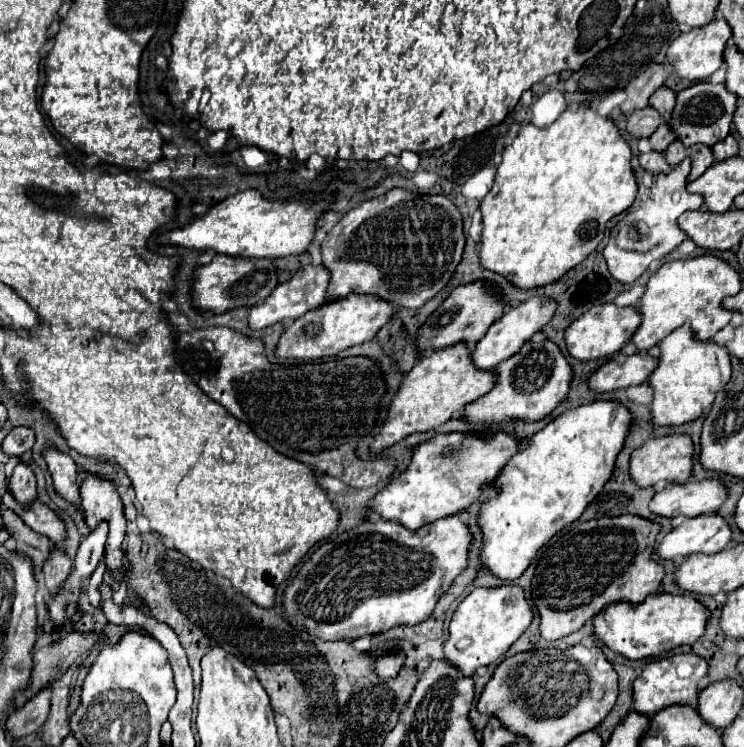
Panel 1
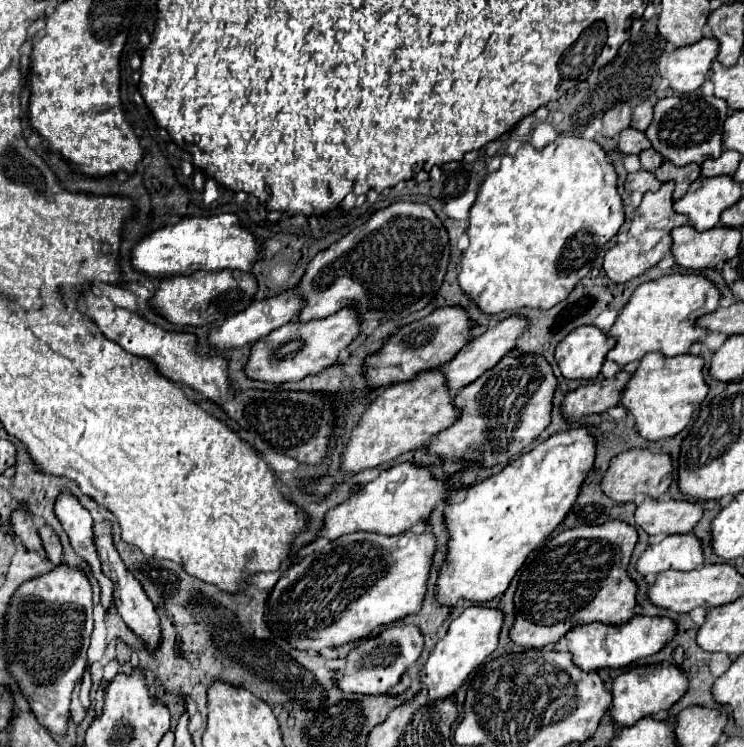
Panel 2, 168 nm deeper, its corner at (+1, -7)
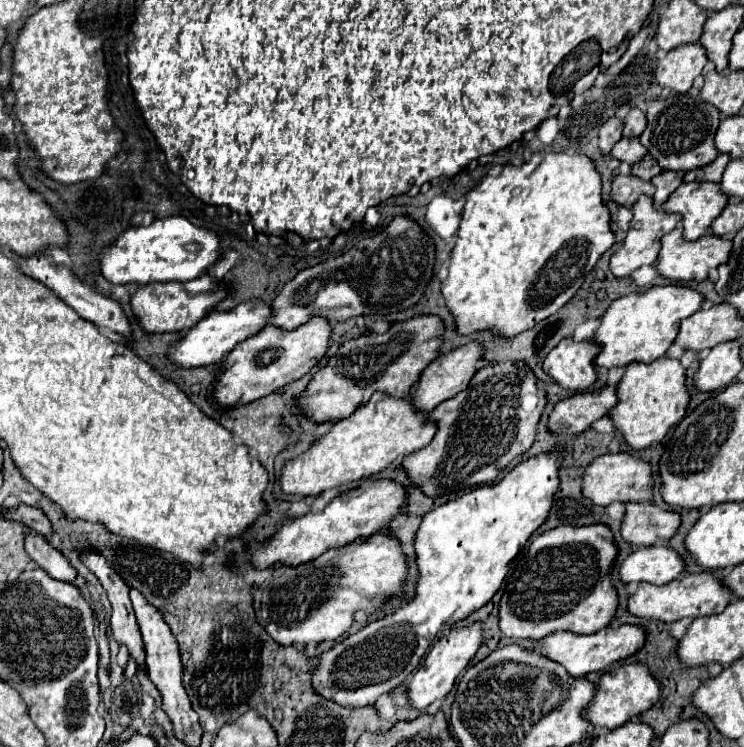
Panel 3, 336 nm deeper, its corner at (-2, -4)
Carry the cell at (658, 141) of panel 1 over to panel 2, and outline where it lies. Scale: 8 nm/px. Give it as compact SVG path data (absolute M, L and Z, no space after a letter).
M649 148L649 150L641 152L641 154L639 154L639 158L641 158L641 166L643 166L645 170L651 170L651 172L655 172L655 170L663 164L661 156L657 156L657 152L653 152L653 148Z

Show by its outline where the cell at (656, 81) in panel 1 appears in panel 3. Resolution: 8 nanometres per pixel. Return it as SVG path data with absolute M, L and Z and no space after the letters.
M618 117L608 119L598 135L598 147L602 155L608 155L610 149L614 147L614 143L618 143L622 139L622 121Z

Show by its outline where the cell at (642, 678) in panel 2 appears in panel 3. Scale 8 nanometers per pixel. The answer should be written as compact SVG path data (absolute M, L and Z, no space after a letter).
M636 663L622 665L622 667L614 667L610 671L606 671L600 677L600 683L596 685L596 693L594 693L592 701L588 703L588 709L584 709L584 717L588 717L588 721L594 727L616 729L628 721L632 721L646 709L650 709L658 699L660 699L660 685L648 673L648 669L644 669L644 665L636 665Z

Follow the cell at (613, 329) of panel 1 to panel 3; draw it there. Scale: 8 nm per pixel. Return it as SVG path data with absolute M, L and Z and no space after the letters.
M564 339L544 359L544 371L564 389L574 393L586 391L596 381L596 369L592 365L596 357L596 343Z

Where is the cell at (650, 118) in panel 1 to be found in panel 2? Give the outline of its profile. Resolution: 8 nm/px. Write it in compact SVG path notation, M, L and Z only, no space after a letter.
M627 128L625 132L619 134L619 150L623 154L639 154L645 148L651 148L645 132L637 132L635 128Z

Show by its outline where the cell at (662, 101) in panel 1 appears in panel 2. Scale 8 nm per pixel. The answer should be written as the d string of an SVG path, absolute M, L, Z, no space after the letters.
M649 100L641 102L639 106L635 106L635 110L633 110L633 122L631 122L633 128L645 130L645 128L649 128L651 120L653 120L653 104Z

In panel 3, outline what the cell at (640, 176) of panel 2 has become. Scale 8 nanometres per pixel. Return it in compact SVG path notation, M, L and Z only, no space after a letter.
M616 175L612 181L612 189L610 189L610 197L616 205L620 207L630 207L634 205L634 201L640 197L652 197L654 195L654 185L652 183L644 183L638 177L632 175Z

